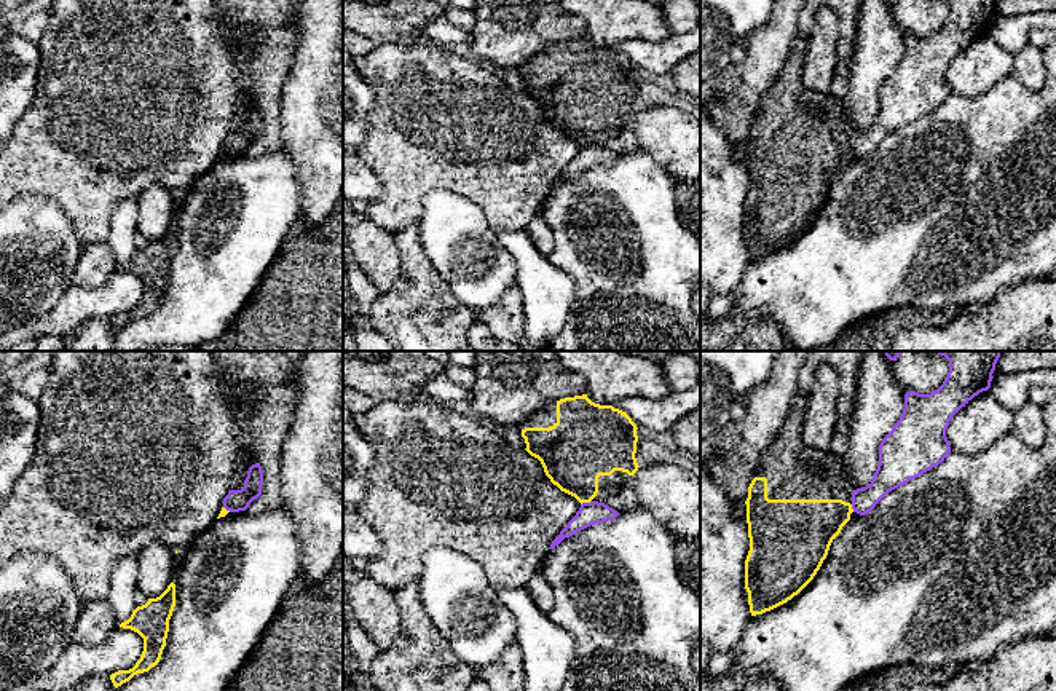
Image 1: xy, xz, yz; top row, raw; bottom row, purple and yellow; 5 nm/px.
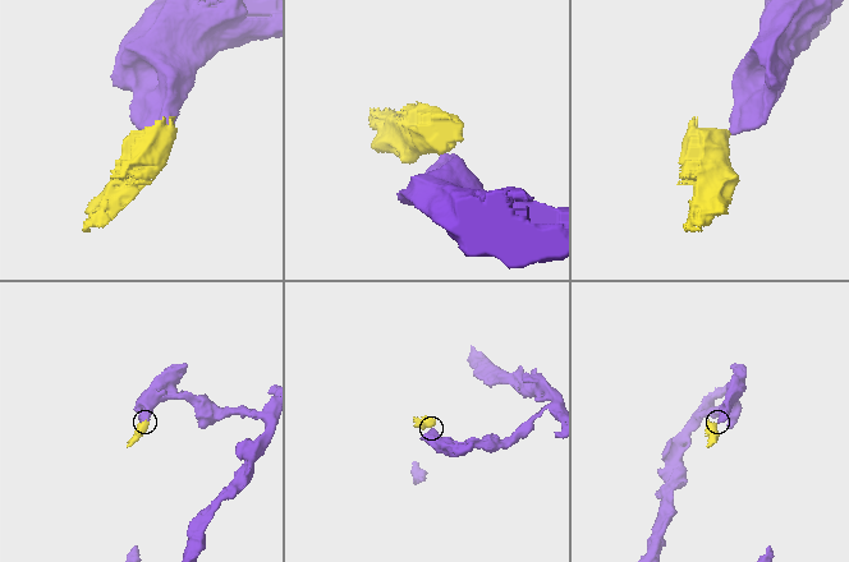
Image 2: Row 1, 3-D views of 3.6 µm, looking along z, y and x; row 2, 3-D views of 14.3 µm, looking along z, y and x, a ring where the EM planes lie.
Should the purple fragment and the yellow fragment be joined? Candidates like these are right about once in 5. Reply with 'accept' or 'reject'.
reject

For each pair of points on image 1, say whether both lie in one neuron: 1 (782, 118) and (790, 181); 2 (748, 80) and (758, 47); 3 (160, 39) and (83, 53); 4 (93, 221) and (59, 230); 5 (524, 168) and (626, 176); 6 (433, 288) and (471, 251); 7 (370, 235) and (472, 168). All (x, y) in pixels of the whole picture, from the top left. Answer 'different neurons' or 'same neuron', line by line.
1: same neuron
2: same neuron
3: same neuron
4: different neurons
5: different neurons
6: different neurons
7: different neurons

